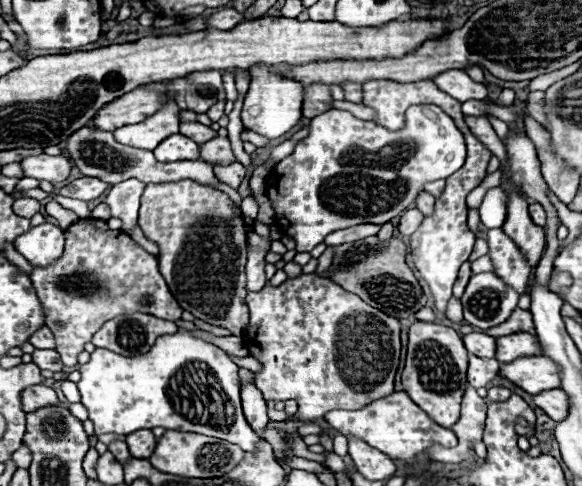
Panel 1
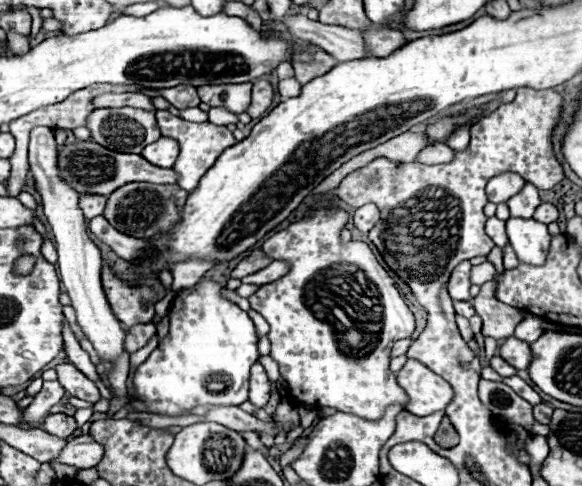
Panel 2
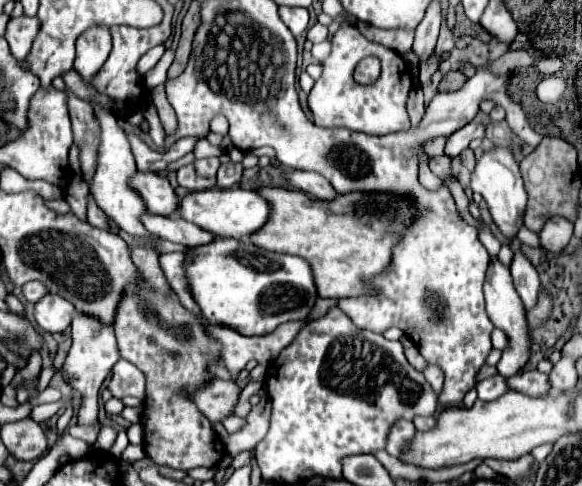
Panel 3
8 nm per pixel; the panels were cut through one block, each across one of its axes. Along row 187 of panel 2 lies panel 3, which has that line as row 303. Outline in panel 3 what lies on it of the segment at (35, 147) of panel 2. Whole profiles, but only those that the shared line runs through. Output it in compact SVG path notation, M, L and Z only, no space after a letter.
M46 294L42 300L34 304L36 324L50 334L66 330L72 322L72 314L74 314L72 304L54 294Z

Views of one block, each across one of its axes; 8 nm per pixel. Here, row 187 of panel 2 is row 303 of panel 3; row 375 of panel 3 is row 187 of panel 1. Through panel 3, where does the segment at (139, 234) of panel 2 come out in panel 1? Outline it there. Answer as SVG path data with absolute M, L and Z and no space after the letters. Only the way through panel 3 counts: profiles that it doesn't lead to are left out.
M184 180L184 182L164 182L160 186L146 186L140 200L140 220L144 236L158 244L160 254L160 274L166 278L170 292L178 304L192 312L196 318L228 328L234 336L242 336L248 326L248 306L246 306L246 224L242 220L240 208L228 198L228 194L214 190L210 186Z

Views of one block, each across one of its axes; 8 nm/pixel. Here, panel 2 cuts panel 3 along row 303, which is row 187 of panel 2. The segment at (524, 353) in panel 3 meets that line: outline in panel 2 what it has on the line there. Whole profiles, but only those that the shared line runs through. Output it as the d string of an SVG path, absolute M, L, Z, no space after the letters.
M502 172L488 180L486 194L488 194L490 202L500 204L500 202L506 202L508 198L512 198L516 192L520 192L522 186L524 186L524 178L520 178L514 172Z

